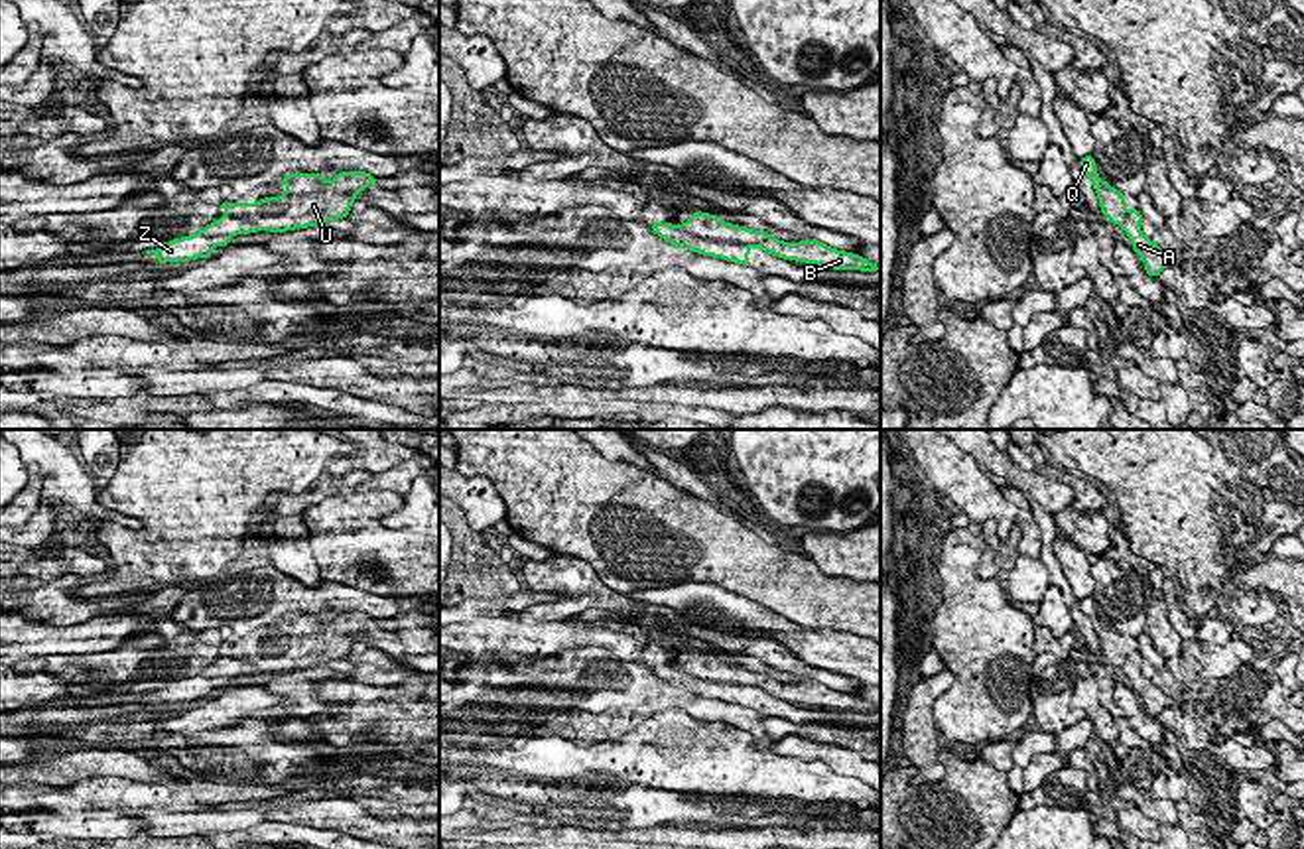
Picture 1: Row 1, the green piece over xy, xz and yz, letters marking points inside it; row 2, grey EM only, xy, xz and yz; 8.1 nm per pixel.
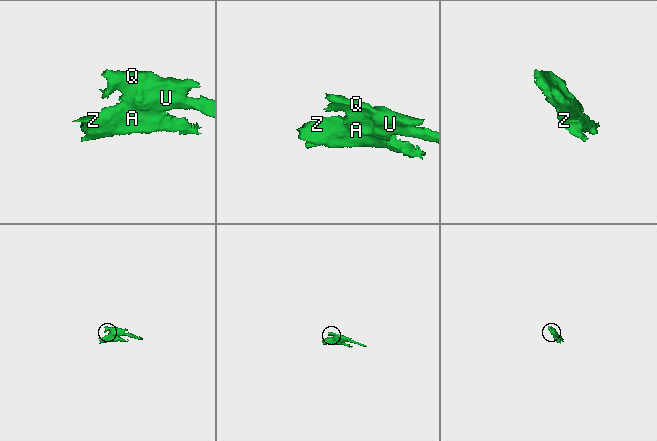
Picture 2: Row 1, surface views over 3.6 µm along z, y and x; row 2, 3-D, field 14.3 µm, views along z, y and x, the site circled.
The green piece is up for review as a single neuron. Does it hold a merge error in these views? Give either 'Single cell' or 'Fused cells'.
Fused cells

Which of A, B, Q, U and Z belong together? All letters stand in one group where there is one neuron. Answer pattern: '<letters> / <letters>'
A Z / B Q U

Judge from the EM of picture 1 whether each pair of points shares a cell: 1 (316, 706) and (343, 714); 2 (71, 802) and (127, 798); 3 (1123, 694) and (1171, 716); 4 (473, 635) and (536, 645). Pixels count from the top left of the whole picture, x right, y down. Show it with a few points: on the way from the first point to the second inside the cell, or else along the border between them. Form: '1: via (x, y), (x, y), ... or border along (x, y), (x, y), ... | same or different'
1: border along (347, 678), (318, 680), (329, 706), (284, 719) | different
2: via (85, 796), (113, 796) | same
3: border along (1157, 718), (1165, 729) | different
4: via (489, 635), (521, 637) | same

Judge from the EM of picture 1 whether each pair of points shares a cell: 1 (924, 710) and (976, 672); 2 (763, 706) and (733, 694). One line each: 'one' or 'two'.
1: two
2: one

